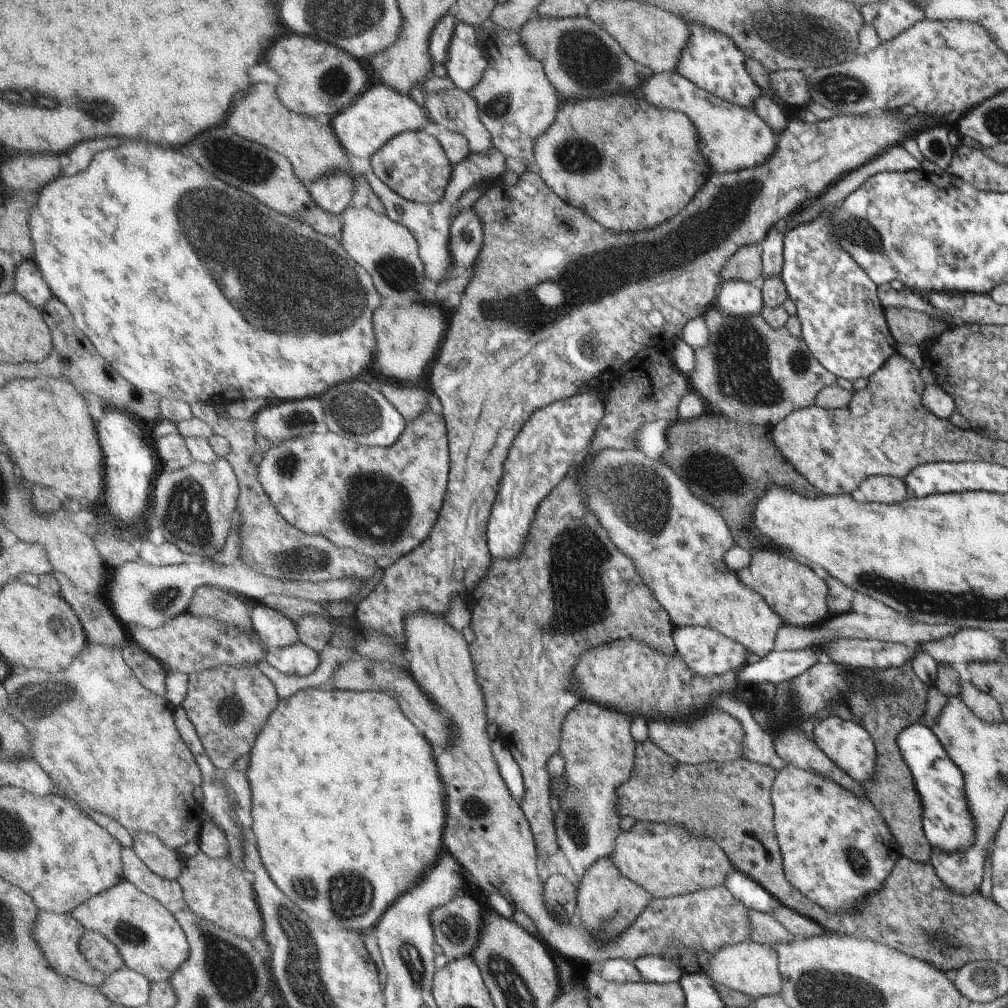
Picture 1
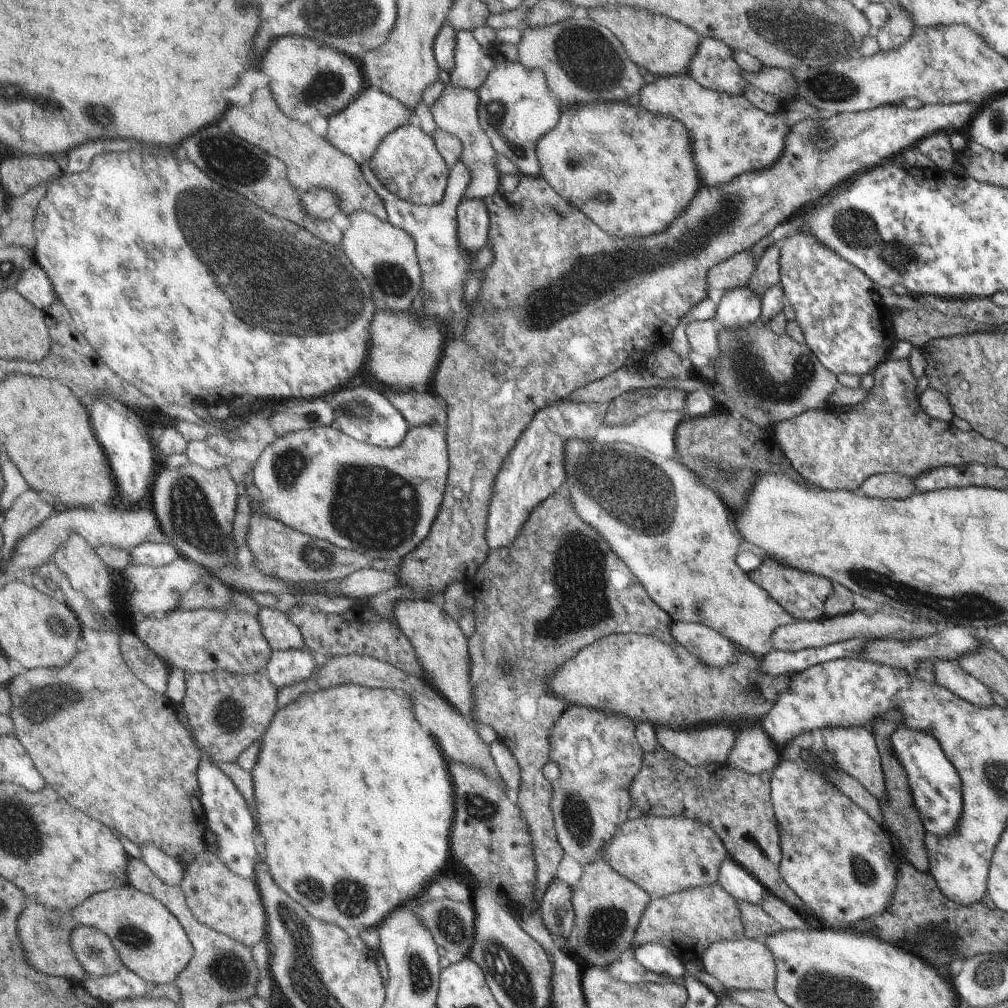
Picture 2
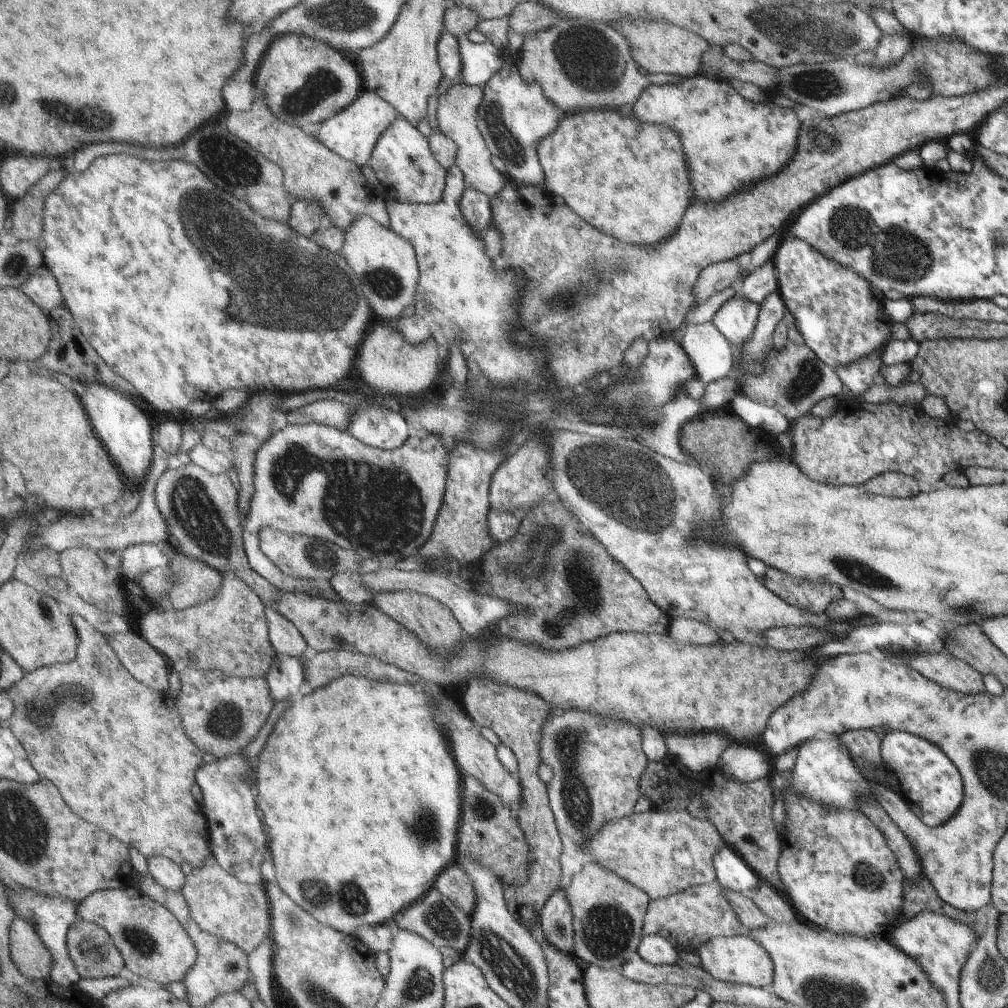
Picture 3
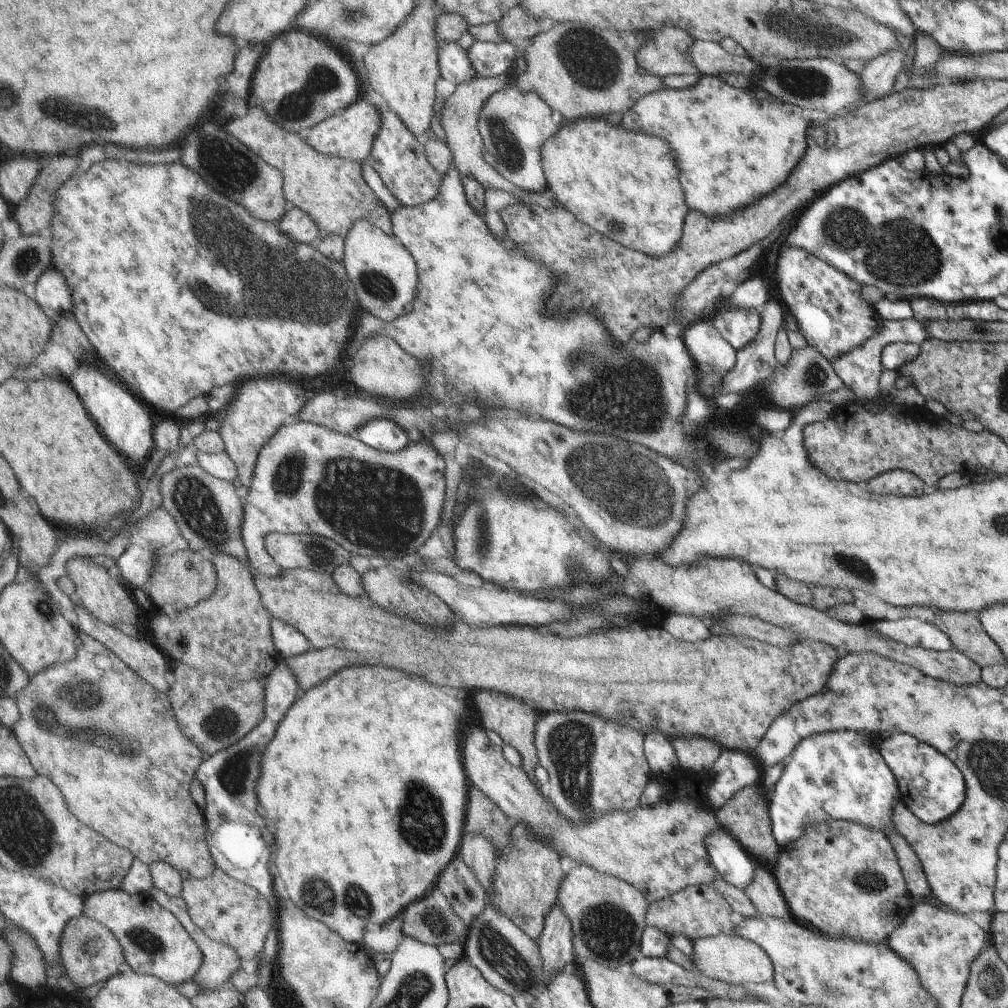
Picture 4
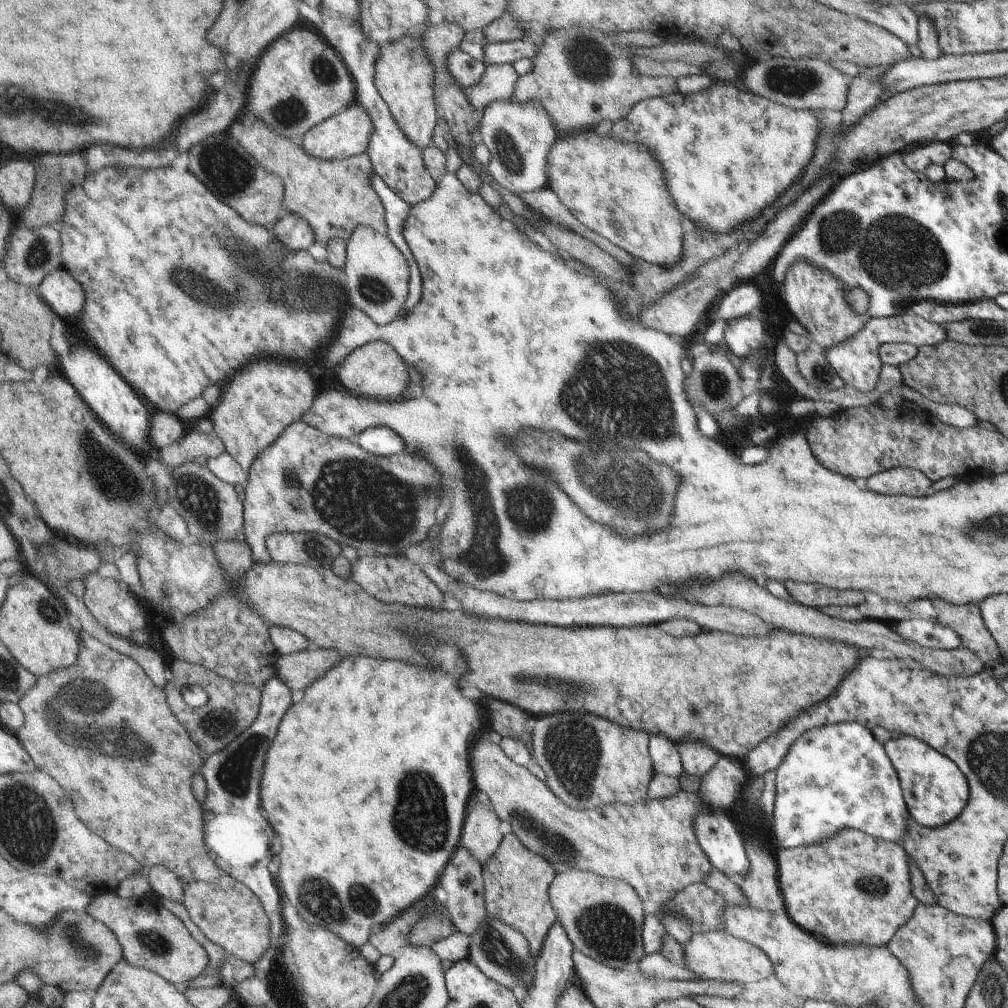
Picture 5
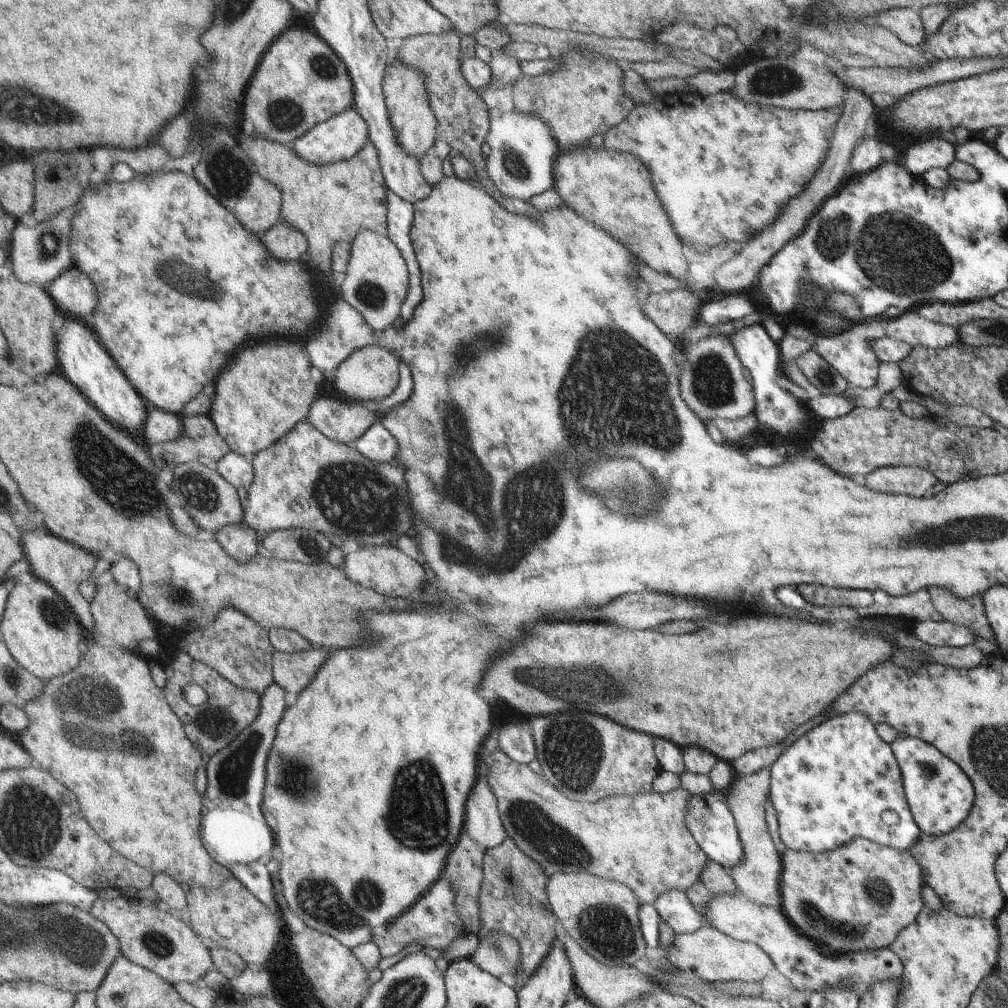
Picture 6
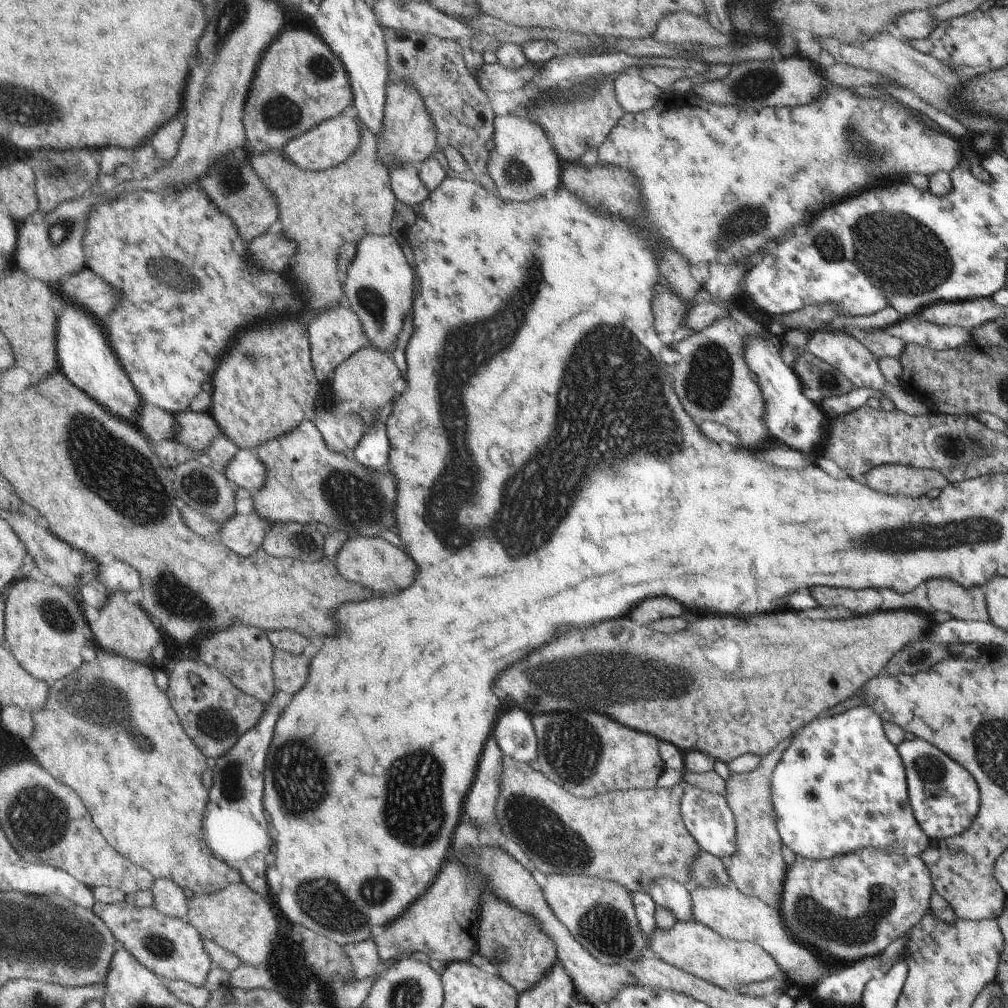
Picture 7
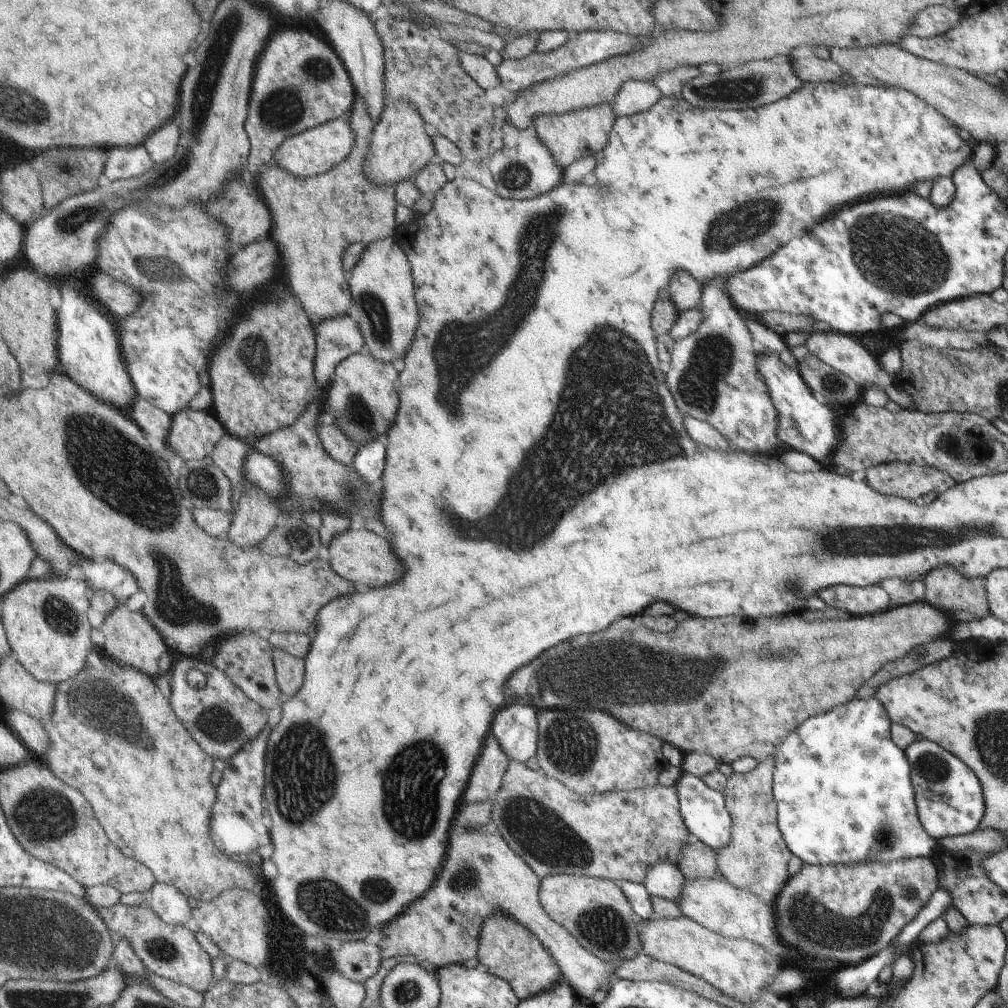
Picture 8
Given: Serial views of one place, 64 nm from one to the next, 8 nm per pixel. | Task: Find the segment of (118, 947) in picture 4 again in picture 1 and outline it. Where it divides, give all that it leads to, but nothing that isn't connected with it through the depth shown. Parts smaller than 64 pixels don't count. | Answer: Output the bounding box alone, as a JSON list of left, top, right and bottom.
[81,930,127,975]

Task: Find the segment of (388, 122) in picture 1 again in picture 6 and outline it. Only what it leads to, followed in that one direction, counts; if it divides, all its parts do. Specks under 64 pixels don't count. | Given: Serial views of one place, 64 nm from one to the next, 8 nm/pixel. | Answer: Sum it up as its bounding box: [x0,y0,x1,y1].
[294,107,369,165]

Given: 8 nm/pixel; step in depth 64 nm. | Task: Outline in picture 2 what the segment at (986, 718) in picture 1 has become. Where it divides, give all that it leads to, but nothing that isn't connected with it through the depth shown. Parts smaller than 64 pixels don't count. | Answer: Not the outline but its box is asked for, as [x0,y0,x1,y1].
[934,661,992,709]

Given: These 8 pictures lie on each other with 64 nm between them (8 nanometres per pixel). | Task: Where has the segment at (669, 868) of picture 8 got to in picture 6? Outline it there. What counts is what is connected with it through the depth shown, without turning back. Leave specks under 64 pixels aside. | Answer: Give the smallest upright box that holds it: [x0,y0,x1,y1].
[655,891,705,935]

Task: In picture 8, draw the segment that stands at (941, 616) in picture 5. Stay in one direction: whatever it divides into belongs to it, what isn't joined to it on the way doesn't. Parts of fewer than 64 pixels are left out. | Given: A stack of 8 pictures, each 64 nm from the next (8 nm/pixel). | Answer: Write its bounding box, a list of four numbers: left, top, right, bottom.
[923,566,991,619]

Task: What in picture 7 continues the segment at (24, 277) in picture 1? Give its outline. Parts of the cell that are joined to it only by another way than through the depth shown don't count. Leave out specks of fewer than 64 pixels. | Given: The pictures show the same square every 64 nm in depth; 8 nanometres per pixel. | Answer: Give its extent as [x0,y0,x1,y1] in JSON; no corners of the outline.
[62,268,118,318]

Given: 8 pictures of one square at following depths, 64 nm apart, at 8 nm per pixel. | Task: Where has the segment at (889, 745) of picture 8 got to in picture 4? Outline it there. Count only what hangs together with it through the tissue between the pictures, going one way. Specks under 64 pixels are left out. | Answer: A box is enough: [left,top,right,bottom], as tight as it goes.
[770,731,900,847]

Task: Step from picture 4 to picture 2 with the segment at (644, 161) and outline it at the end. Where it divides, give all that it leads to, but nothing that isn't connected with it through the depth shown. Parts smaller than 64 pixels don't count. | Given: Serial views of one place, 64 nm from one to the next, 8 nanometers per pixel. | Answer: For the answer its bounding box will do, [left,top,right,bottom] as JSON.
[538,101,700,237]

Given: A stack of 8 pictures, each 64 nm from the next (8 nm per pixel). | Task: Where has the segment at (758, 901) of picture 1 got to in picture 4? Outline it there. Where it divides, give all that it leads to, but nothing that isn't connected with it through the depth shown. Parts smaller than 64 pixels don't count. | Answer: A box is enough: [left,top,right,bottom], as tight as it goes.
[706,826,755,891]

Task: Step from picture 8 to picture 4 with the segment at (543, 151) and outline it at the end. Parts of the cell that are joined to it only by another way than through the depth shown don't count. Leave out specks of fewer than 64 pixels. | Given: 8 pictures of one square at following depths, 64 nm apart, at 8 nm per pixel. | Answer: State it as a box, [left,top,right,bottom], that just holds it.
[477,71,558,192]

